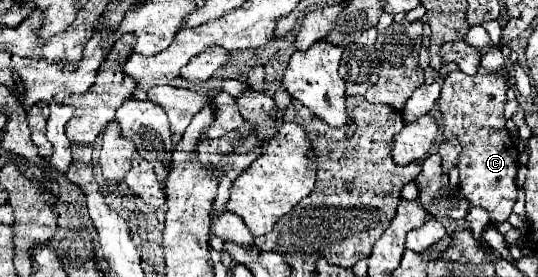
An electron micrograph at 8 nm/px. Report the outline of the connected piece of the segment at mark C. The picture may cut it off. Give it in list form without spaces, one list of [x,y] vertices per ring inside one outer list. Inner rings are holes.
[[[460,70],[450,72],[442,84],[440,94],[440,114],[444,124],[444,136],[456,136],[462,152],[458,160],[460,170],[460,190],[472,206],[488,210],[494,224],[508,220],[512,206],[518,198],[518,188],[514,184],[518,170],[518,148],[506,130],[504,104],[506,104],[506,82],[500,74],[474,74],[468,76]]]

